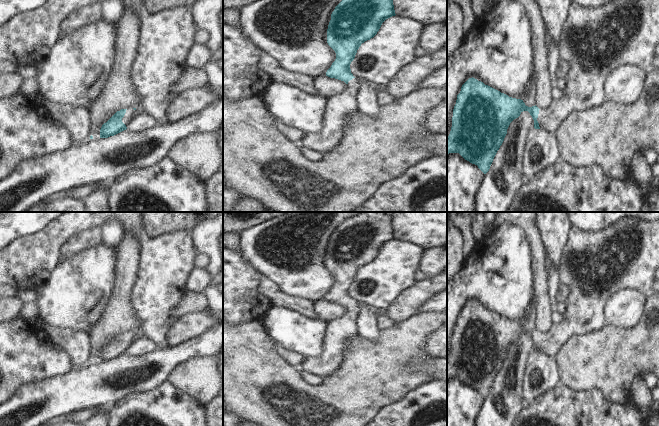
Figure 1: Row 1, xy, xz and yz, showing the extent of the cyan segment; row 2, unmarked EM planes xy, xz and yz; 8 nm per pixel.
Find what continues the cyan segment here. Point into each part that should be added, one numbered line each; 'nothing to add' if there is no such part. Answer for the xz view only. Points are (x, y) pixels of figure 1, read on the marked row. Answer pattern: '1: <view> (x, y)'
1: xz (341, 111)

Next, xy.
1: xy (130, 114)

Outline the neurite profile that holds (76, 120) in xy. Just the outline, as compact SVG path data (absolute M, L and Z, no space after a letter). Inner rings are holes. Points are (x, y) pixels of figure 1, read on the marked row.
M50 101L44 106L51 118L69 132L73 145L85 144L90 139L92 120L89 109Z

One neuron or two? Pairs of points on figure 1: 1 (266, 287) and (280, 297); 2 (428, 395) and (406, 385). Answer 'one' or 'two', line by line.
1: one
2: two

